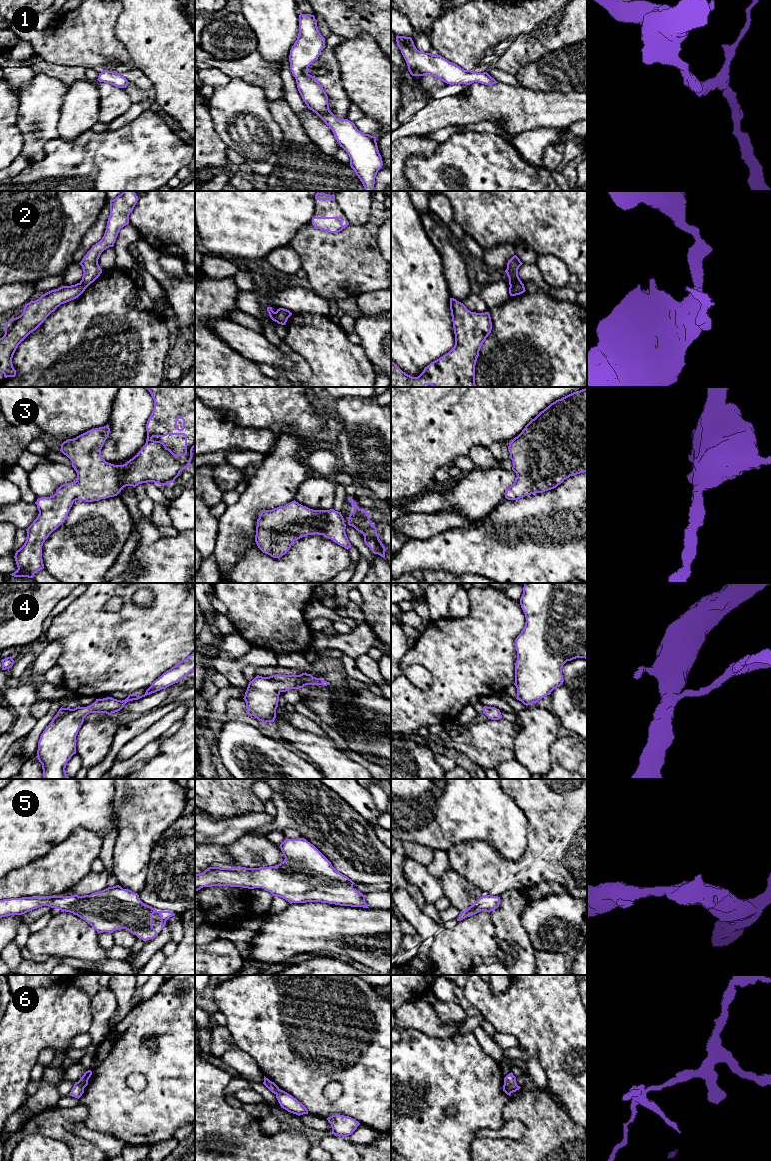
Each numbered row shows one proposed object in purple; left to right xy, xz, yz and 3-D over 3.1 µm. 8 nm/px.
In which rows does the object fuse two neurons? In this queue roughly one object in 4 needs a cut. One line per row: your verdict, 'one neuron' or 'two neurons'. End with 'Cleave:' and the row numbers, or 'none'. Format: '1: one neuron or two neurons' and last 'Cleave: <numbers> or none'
1: one neuron
2: one neuron
3: one neuron
4: one neuron
5: one neuron
6: two neurons
Cleave: 6

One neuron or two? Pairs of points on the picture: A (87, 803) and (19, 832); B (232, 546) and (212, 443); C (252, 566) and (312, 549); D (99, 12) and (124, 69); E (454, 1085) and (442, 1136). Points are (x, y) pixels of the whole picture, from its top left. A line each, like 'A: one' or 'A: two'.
A: one
B: two
C: one
D: one
E: one

